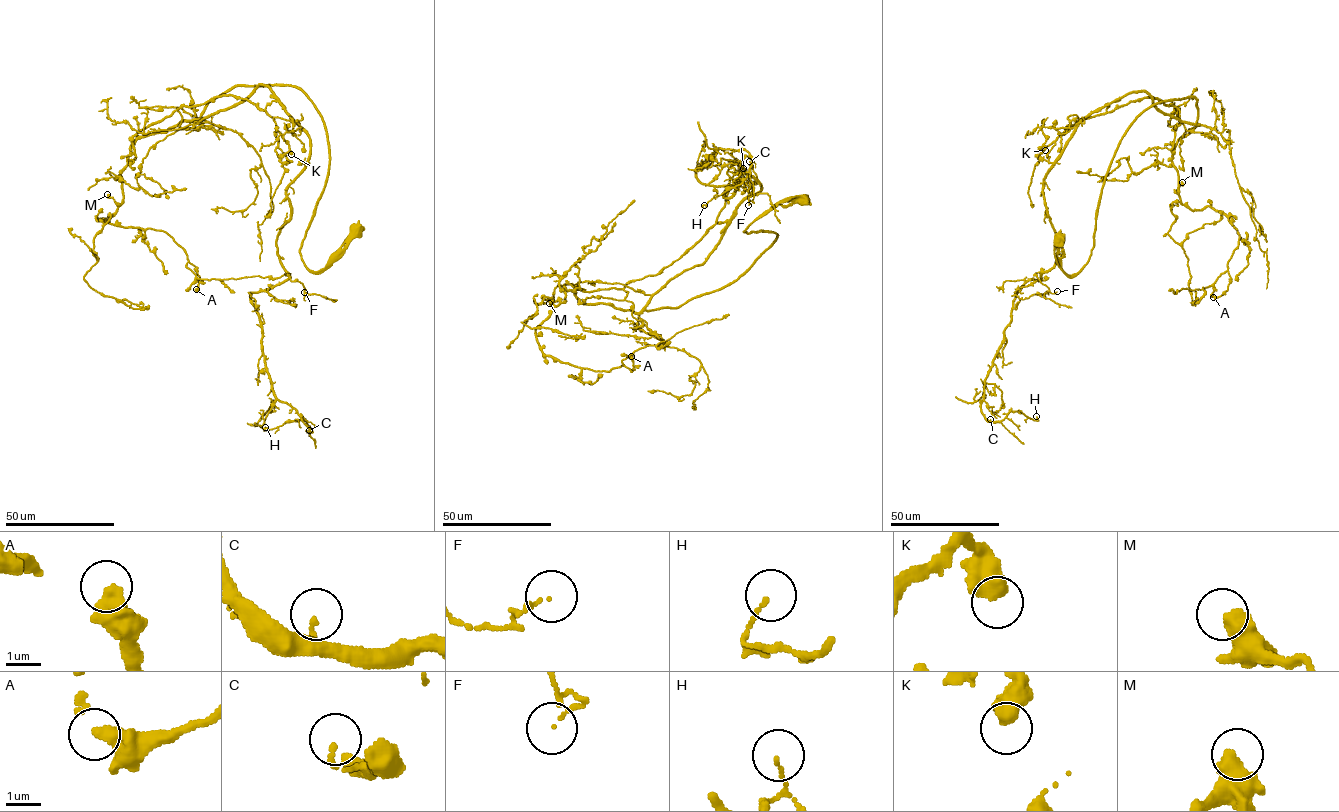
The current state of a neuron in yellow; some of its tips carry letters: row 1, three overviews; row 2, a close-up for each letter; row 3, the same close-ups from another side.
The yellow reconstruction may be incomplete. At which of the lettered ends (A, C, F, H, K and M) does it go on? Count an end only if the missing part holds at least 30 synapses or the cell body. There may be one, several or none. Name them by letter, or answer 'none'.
none

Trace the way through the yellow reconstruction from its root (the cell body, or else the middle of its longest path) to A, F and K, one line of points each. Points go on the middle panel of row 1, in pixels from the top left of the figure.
A: (804, 199), (750, 223), (777, 237), (722, 287), (639, 312), (565, 290), (535, 330), (577, 367), (631, 356)
F: (804, 199), (736, 279), (646, 310), (761, 190), (737, 172), (748, 205)
K: (804, 199), (744, 230), (777, 237), (736, 279), (646, 310), (716, 245), (752, 190), (743, 168)

